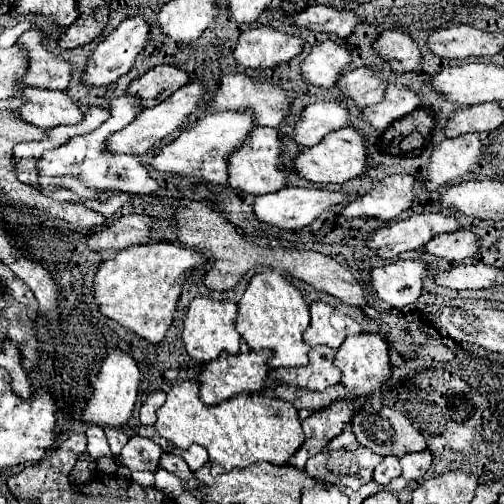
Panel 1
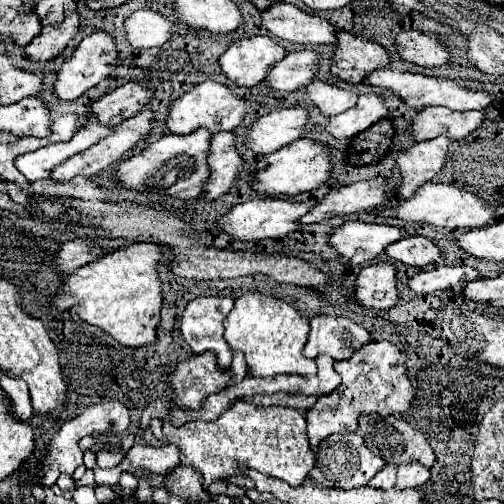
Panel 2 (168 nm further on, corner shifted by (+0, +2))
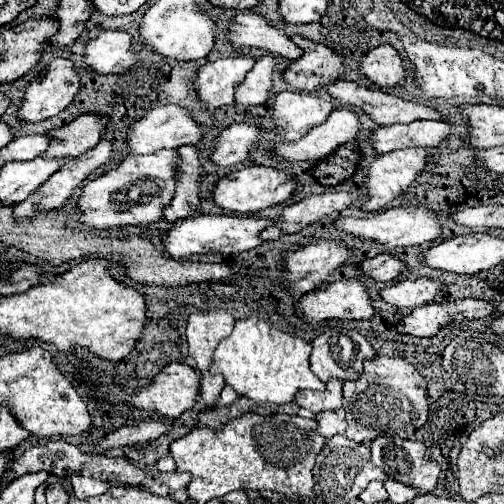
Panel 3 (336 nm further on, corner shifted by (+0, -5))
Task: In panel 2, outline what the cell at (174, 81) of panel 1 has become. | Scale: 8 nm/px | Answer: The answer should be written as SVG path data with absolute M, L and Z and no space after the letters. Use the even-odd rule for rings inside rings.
M128 81L112 93L94 101L88 115L96 117L106 127L112 127L124 119L134 117L152 99L152 95L154 91L144 83Z

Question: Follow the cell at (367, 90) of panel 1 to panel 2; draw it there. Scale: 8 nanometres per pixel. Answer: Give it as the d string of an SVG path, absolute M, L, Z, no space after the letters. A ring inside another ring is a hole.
M312 81L306 87L310 99L314 101L316 107L320 107L320 111L324 115L338 115L344 113L346 109L352 109L358 103L358 93L352 89L344 89L338 85L332 85L328 81Z

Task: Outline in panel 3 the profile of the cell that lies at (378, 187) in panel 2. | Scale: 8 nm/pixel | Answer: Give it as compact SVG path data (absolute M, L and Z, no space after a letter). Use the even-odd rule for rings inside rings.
M338 192L338 194L318 194L296 204L284 206L284 210L274 220L272 228L262 232L262 240L278 240L286 234L296 234L308 224L318 222L322 216L342 212L346 206L360 202L356 192Z

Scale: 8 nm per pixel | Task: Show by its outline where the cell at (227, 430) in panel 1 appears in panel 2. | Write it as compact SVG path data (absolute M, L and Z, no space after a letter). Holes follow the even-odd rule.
M238 401L216 421L188 421L186 425L162 425L168 443L180 449L180 463L196 469L204 479L204 489L224 477L240 475L244 469L256 469L264 475L282 479L300 487L314 465L314 453L308 447L306 419L300 411L288 407L260 407Z

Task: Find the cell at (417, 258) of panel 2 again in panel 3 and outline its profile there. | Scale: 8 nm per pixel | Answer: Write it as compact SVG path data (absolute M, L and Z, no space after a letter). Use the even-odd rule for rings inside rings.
M378 254L374 258L366 258L362 262L356 264L356 268L376 280L376 282L388 282L388 280L394 280L402 268L404 268L404 262L400 262L396 256L390 256L390 254Z

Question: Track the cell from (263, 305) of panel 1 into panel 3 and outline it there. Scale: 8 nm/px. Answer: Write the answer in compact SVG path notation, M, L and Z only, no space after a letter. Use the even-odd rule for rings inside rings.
M258 316L238 320L232 334L222 340L212 356L212 374L220 374L224 382L254 402L288 404L300 390L324 390L324 382L312 374L308 356L312 346L298 336L276 330Z

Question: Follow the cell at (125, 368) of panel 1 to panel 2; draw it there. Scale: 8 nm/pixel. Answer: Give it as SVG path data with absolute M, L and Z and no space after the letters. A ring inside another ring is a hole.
M104 401L104 403L96 403L96 405L88 405L78 417L66 421L60 431L54 435L50 447L48 447L48 455L44 457L44 475L40 481L34 479L34 483L42 483L42 485L54 485L60 473L68 473L72 475L74 469L78 465L83 464L83 451L78 446L78 441L86 435L94 435L94 433L108 433L108 435L120 435L128 429L130 425L130 409L120 403L120 401Z

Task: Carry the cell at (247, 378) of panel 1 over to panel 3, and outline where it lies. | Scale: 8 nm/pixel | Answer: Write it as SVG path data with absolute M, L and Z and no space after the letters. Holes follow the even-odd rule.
M172 362L126 404L140 412L154 412L166 418L178 418L190 410L200 390L200 372L188 364Z

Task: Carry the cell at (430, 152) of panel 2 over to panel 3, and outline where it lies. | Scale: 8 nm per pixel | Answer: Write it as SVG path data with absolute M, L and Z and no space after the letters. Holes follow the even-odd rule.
M404 148L376 156L364 174L364 188L368 196L360 208L364 212L376 212L402 196L422 172L424 162L426 150L422 148Z

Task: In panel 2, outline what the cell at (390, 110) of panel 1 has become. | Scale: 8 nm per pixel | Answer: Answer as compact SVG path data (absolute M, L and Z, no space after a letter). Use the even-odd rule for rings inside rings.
M366 93L358 99L358 105L354 109L344 111L342 115L334 115L328 119L328 133L336 139L352 139L356 133L366 131L380 119L384 119L390 113L388 101L376 93Z

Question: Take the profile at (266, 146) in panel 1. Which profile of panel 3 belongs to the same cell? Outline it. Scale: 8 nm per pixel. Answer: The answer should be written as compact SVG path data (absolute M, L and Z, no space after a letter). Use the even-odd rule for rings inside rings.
M196 146L178 148L178 184L170 204L164 208L162 218L168 222L178 222L192 216L200 204L200 150Z

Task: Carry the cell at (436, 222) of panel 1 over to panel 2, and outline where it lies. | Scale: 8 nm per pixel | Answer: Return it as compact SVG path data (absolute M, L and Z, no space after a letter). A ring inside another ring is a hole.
M346 221L330 235L330 243L342 255L342 263L362 265L384 255L386 245L406 239L408 233L396 225Z

